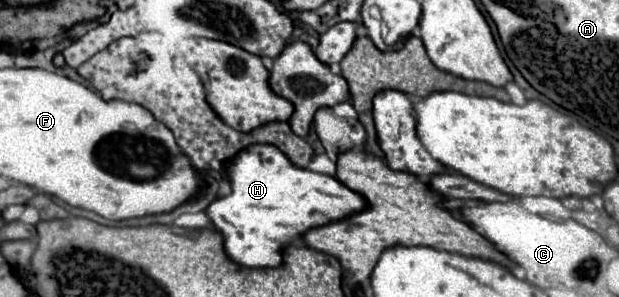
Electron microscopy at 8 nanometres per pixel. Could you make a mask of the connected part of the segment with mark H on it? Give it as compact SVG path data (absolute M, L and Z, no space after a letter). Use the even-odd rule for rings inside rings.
M257 143L247 147L237 155L237 159L233 159L233 163L229 163L227 173L231 179L233 193L215 199L205 213L211 217L213 225L221 231L227 255L243 267L281 267L285 247L295 239L299 239L301 235L305 235L309 229L347 219L349 215L355 215L357 211L369 207L367 199L361 193L345 187L337 177L297 167L281 149L273 145Z

